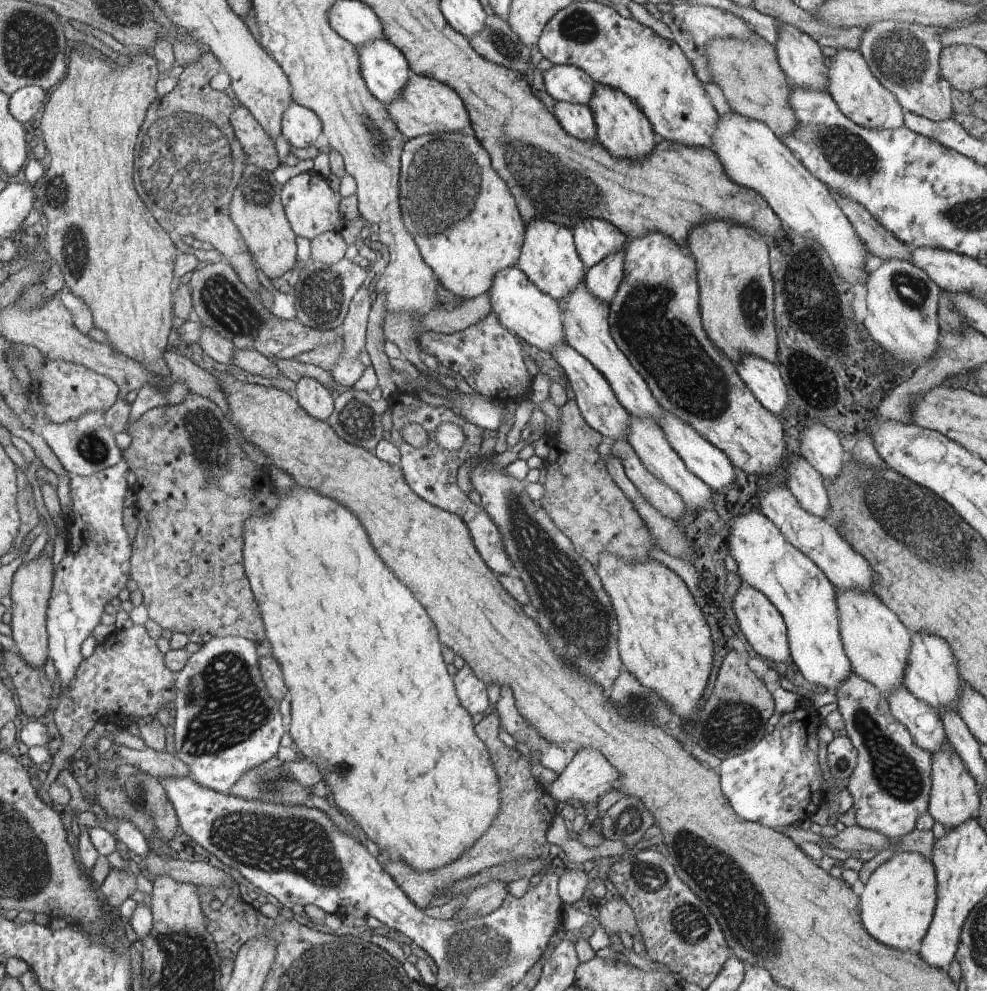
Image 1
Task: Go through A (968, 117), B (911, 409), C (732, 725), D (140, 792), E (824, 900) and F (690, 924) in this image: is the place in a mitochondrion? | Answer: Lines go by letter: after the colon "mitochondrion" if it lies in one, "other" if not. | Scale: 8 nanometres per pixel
A: other
B: other
C: mitochondrion
D: mitochondrion
E: other
F: mitochondrion

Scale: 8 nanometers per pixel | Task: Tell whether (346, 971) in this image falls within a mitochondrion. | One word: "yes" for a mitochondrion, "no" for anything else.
yes

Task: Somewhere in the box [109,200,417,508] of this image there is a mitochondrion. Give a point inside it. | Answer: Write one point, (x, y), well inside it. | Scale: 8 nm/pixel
(210, 447)

